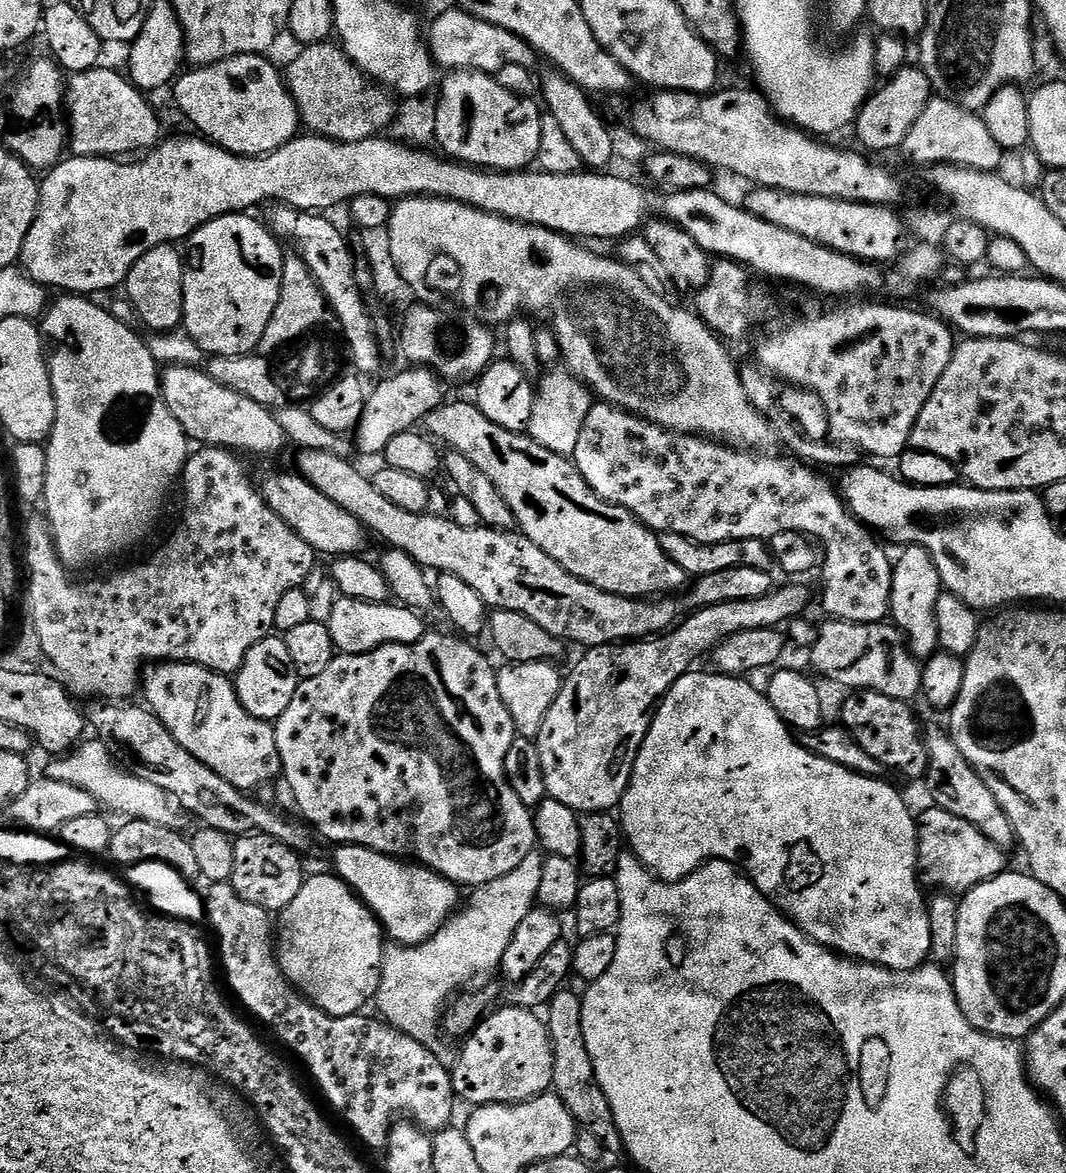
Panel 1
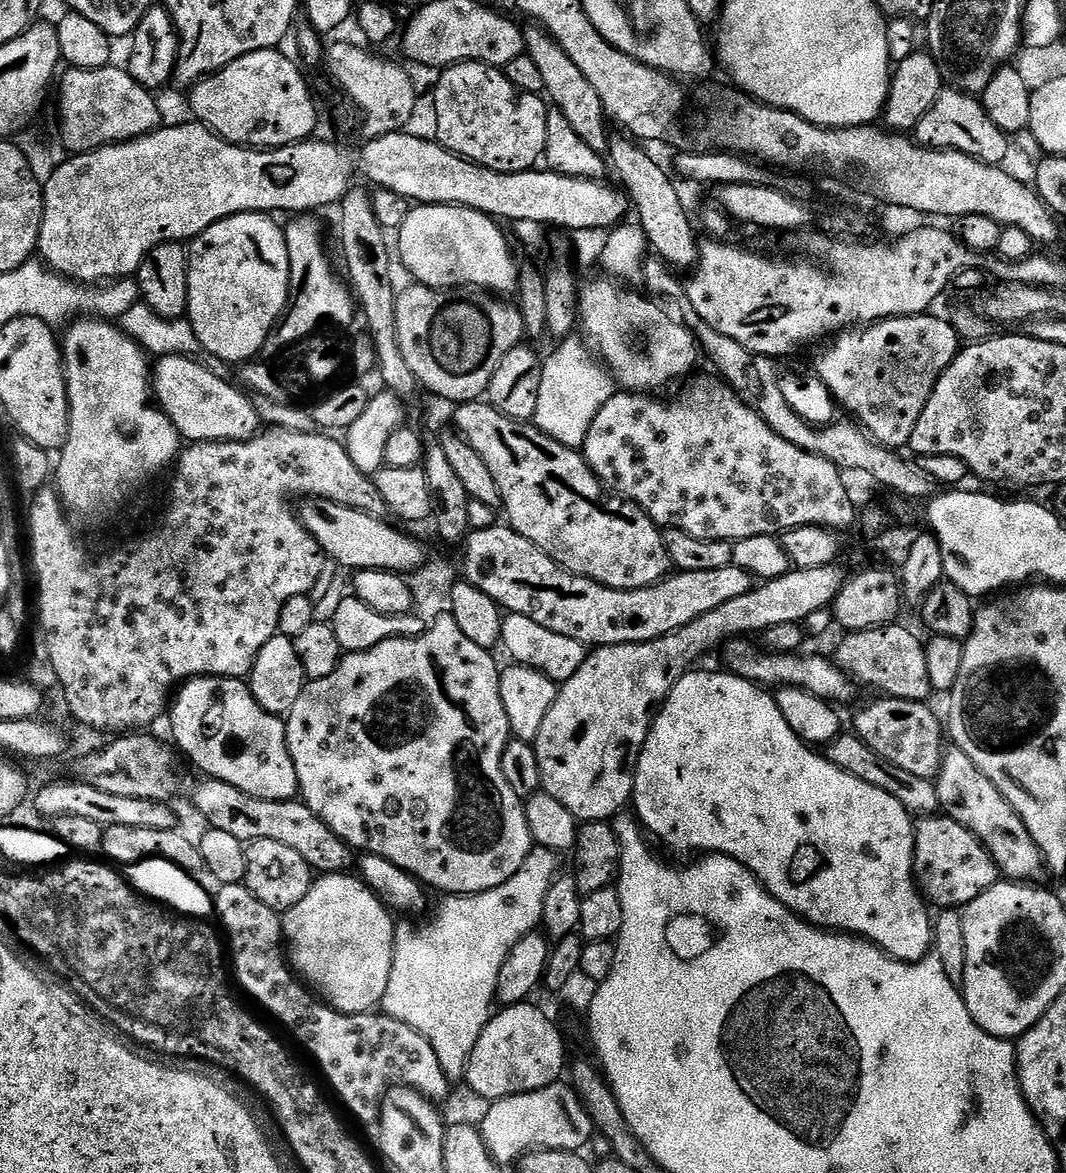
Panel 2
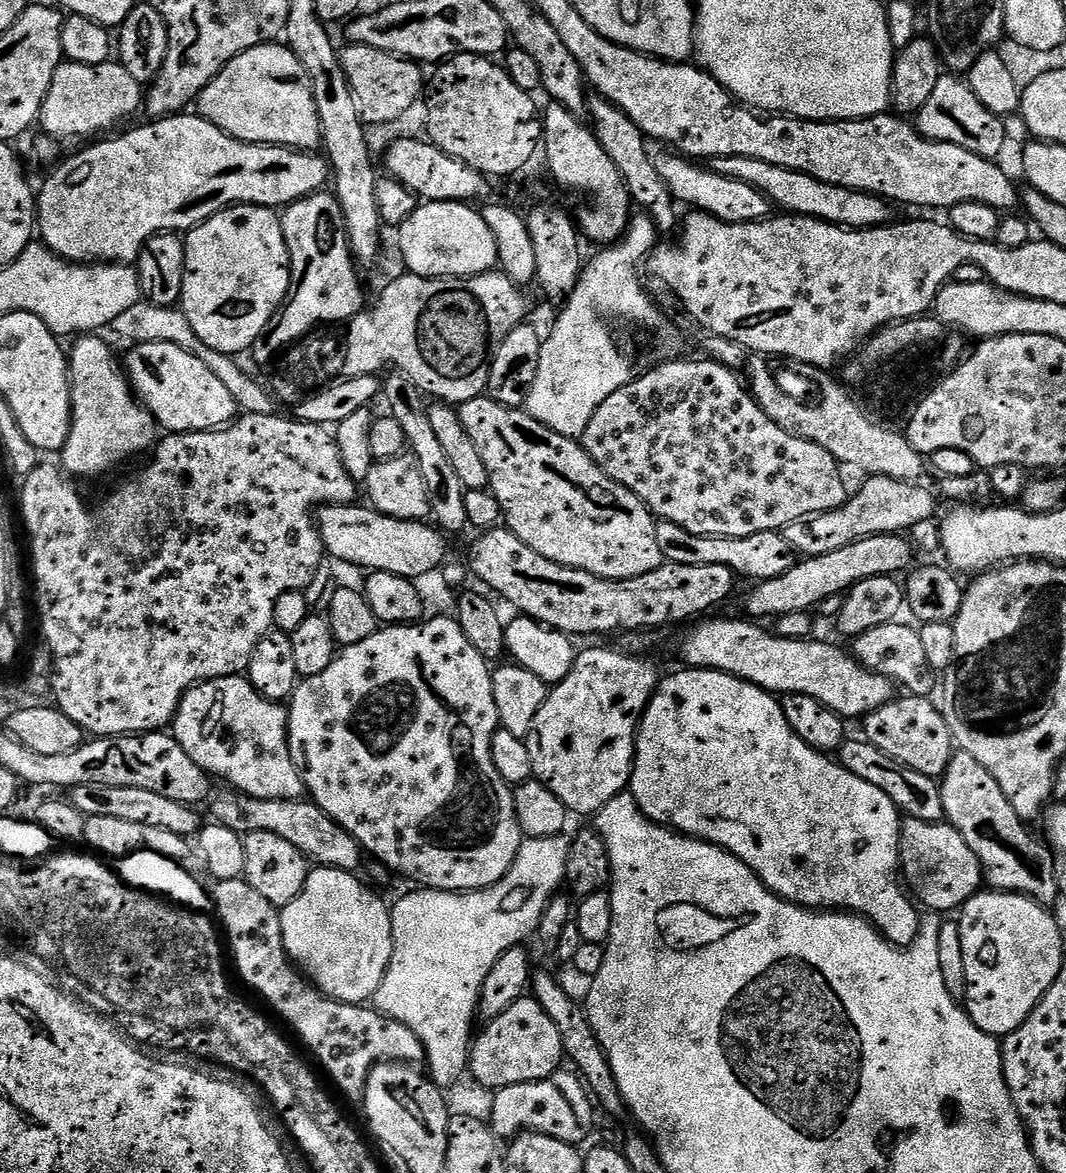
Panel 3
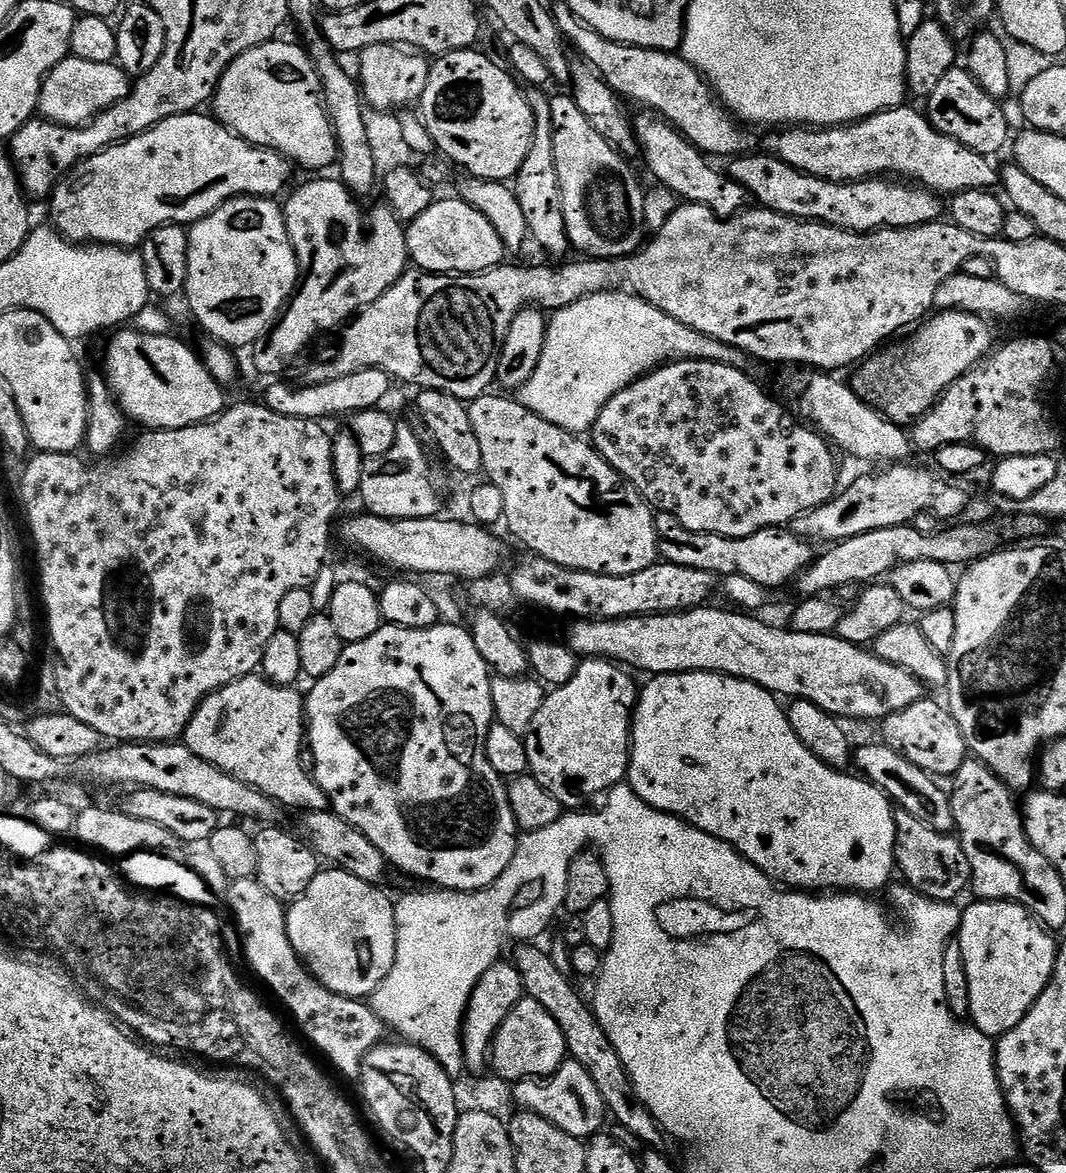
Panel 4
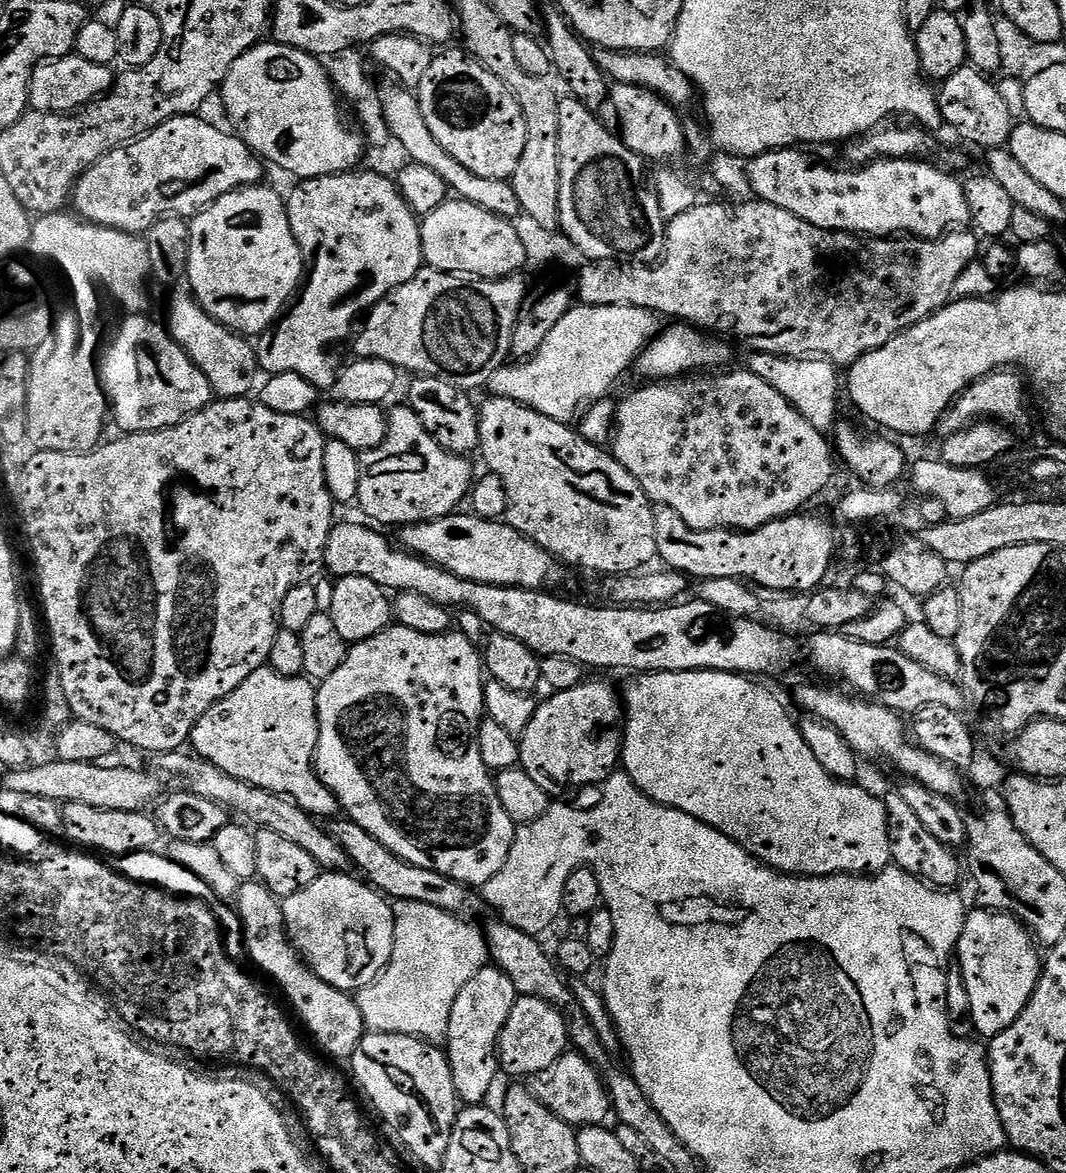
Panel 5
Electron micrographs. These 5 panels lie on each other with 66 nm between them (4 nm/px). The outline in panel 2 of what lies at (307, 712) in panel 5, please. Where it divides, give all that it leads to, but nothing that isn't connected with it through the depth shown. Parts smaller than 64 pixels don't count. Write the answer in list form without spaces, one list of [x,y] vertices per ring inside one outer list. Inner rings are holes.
[[[199,675],[185,679],[179,688],[170,704],[172,736],[177,744],[175,747],[181,753],[184,751],[192,759],[193,766],[204,771],[205,777],[222,780],[263,800],[291,800],[299,793],[298,774],[288,750],[285,721],[272,712],[262,710],[262,706],[258,706],[258,702],[252,697],[251,687],[243,679]]]

